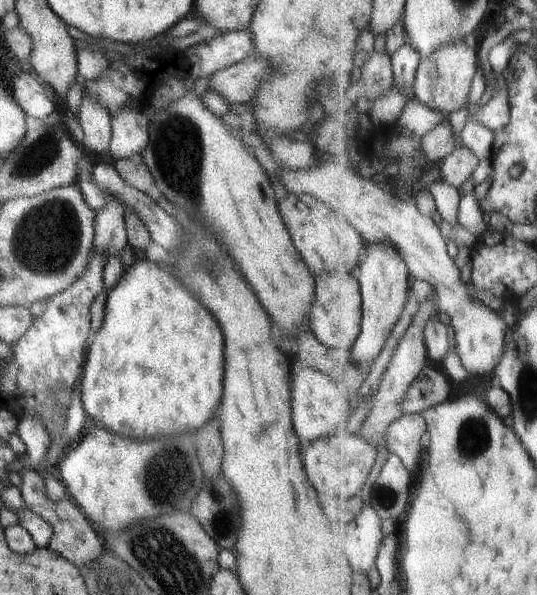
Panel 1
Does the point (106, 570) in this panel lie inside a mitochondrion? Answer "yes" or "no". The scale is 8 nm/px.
yes

